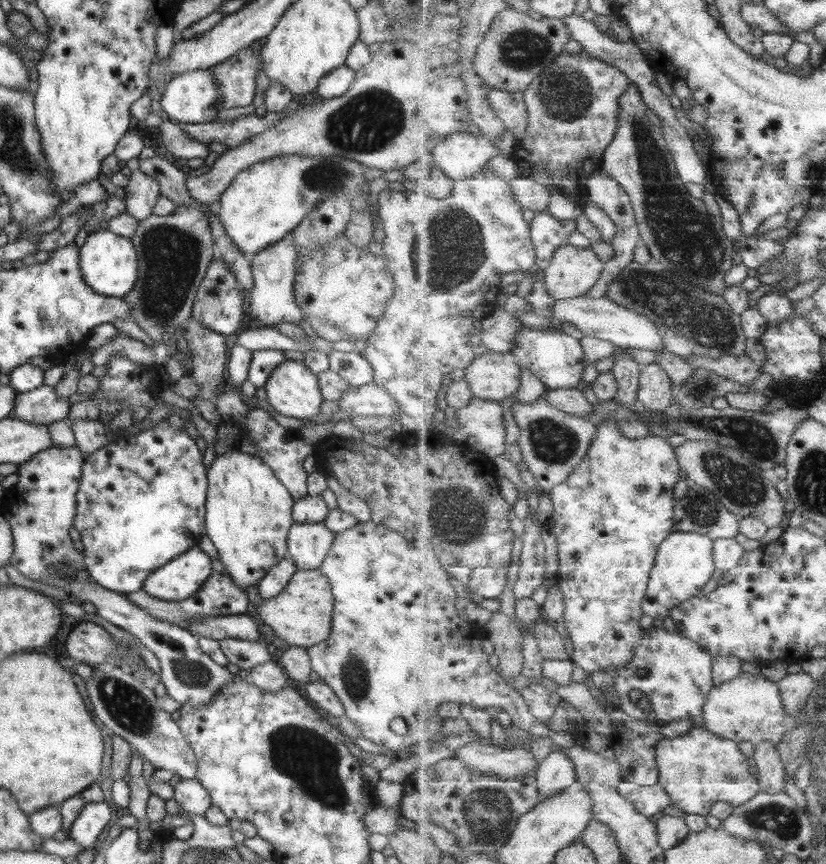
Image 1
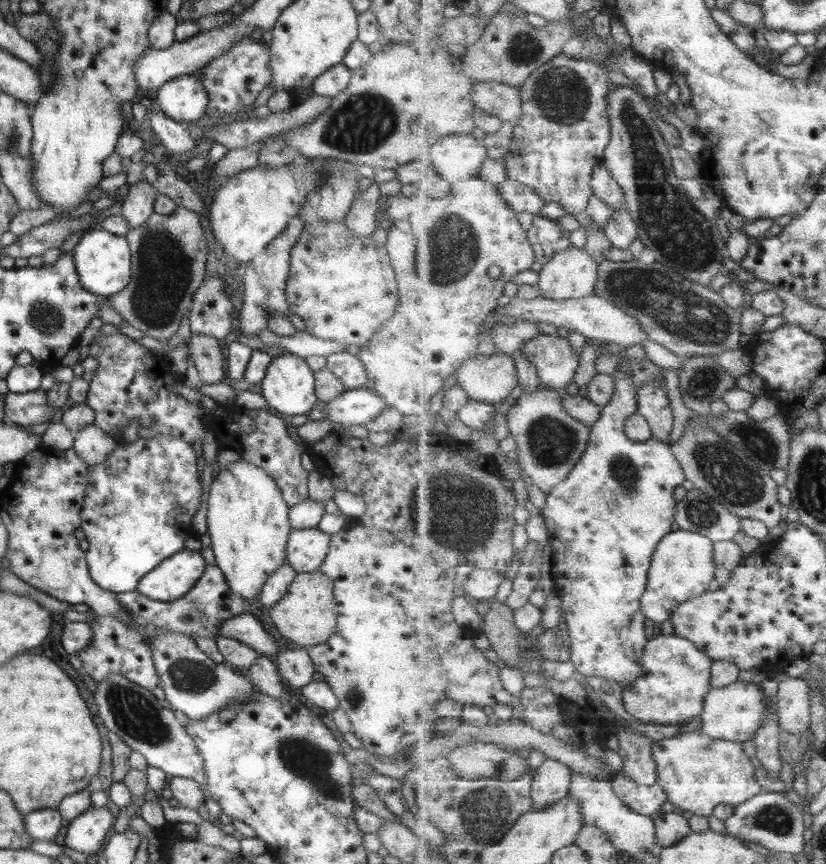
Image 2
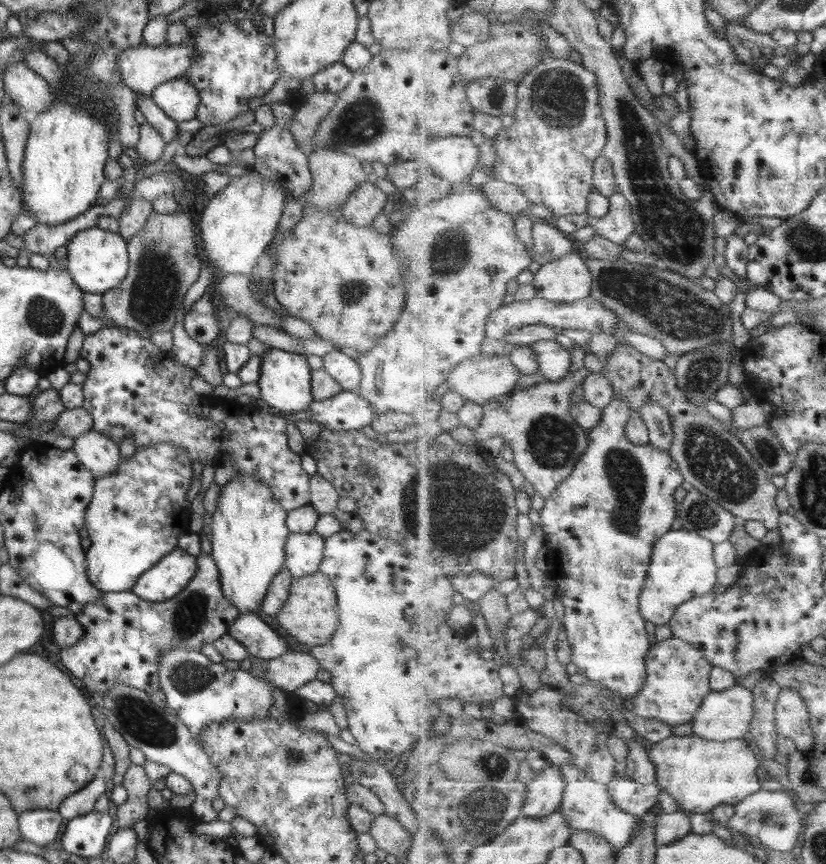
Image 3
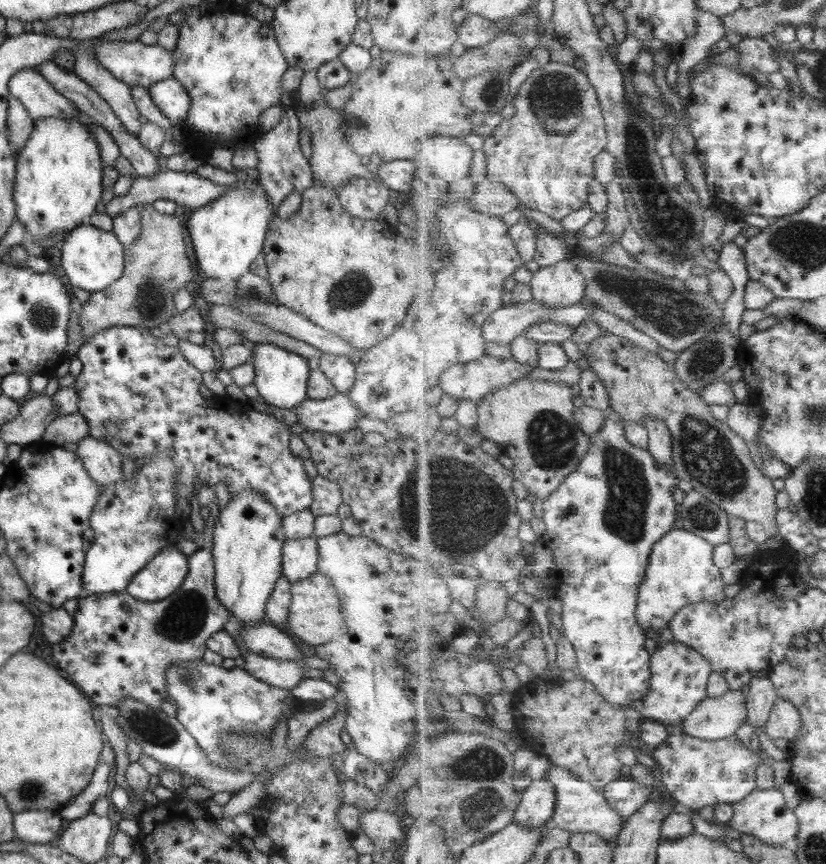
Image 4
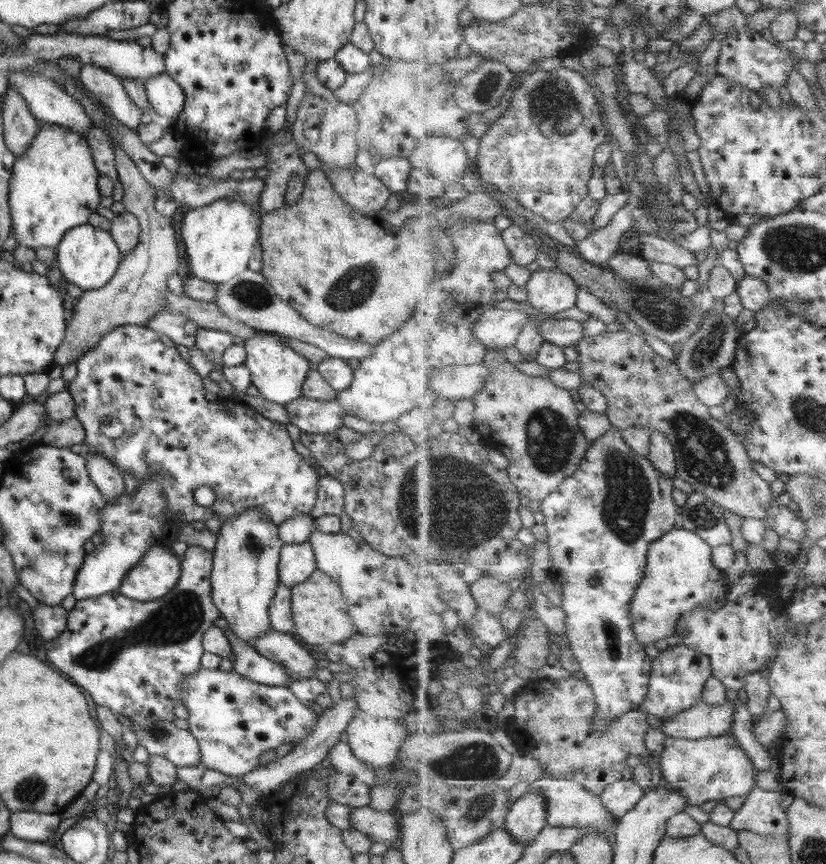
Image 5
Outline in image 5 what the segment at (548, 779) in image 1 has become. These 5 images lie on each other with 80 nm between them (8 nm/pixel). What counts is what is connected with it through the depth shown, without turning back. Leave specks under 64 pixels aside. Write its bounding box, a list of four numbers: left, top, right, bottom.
[503,790,548,846]

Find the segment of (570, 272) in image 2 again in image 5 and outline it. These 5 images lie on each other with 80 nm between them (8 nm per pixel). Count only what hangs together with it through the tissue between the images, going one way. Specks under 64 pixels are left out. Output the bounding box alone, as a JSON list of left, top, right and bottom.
[525,268,578,314]

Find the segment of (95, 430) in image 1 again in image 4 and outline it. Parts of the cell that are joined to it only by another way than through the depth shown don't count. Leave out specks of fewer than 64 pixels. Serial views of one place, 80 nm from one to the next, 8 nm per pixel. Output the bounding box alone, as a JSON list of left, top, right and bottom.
[75,435,124,486]

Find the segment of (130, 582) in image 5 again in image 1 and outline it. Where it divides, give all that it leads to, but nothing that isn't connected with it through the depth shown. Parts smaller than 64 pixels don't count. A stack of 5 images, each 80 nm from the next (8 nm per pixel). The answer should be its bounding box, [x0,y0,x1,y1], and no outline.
[142,546,211,601]

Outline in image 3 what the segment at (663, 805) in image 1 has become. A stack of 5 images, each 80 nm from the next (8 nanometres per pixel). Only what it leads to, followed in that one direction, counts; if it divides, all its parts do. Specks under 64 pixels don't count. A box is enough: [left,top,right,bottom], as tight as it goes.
[608,777,661,817]

